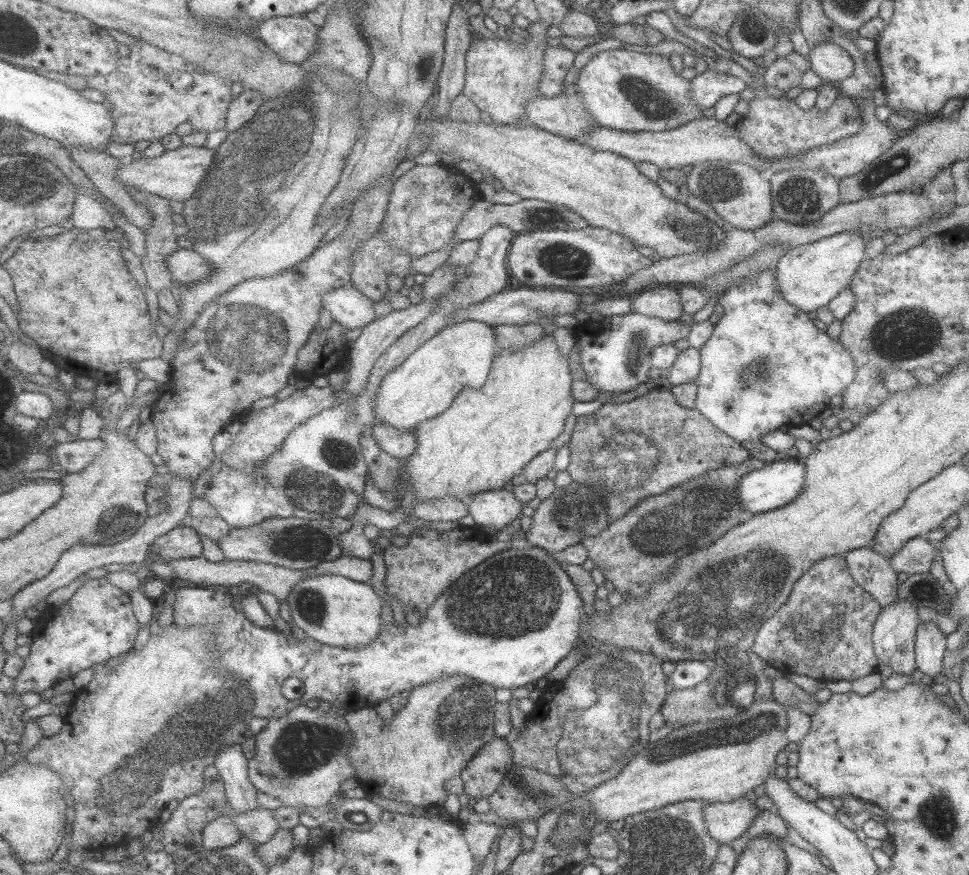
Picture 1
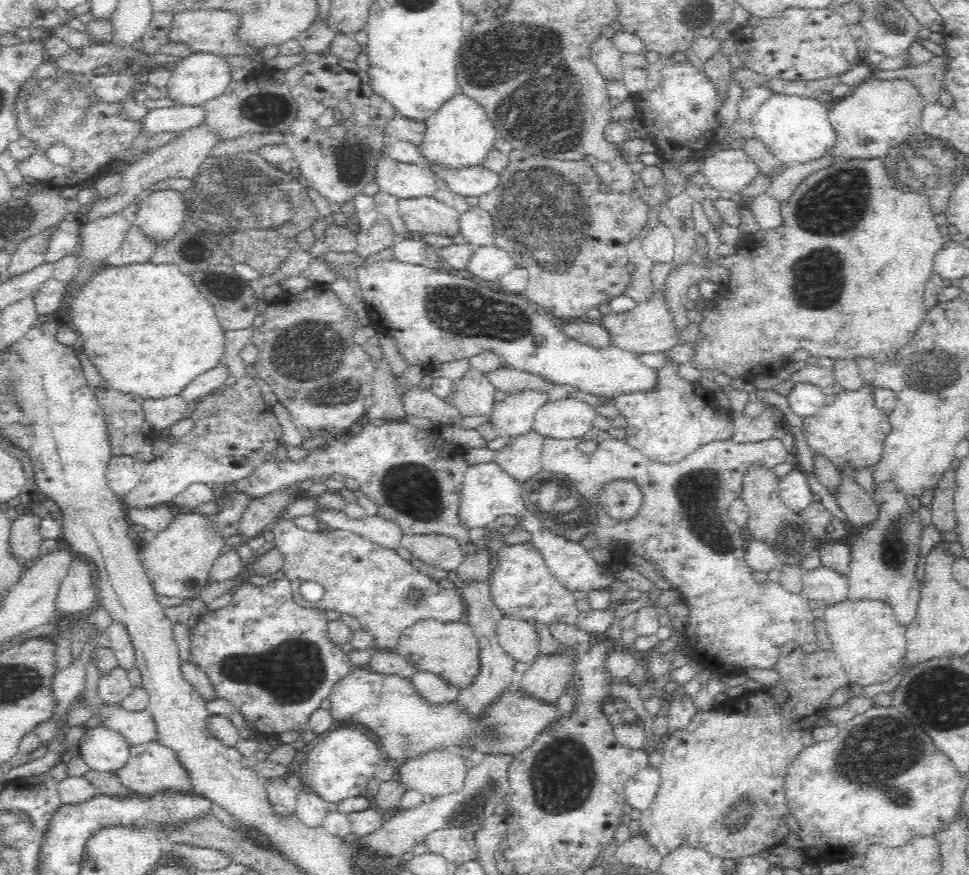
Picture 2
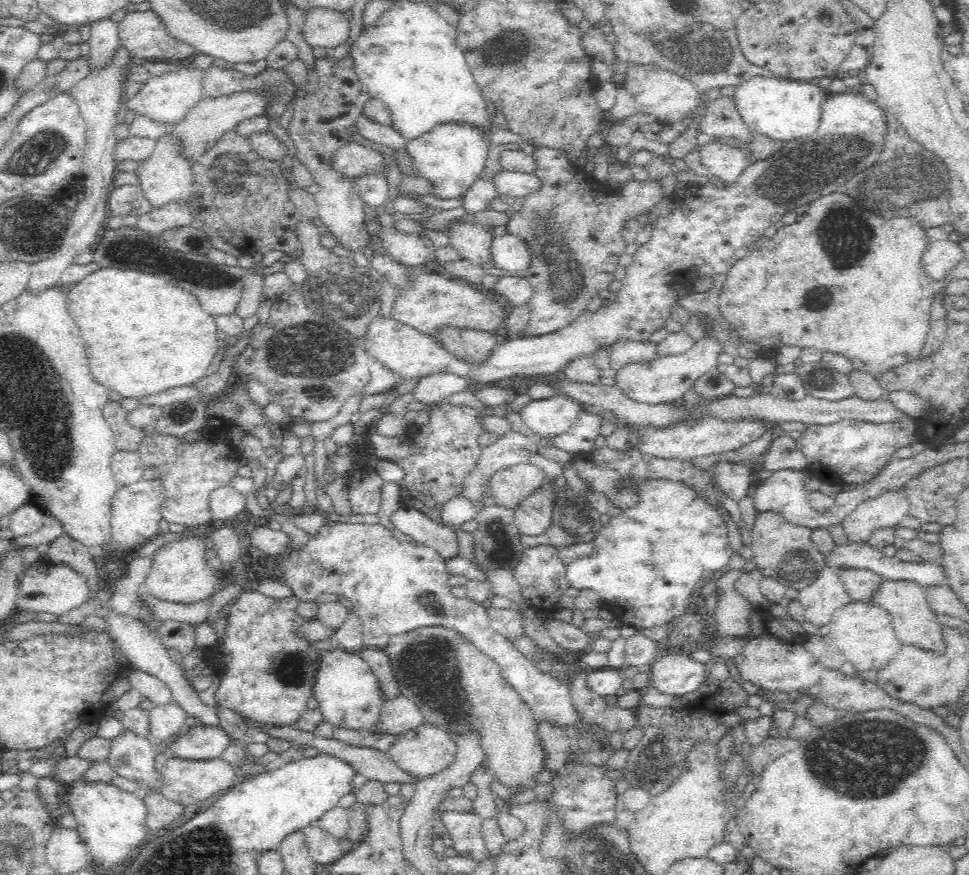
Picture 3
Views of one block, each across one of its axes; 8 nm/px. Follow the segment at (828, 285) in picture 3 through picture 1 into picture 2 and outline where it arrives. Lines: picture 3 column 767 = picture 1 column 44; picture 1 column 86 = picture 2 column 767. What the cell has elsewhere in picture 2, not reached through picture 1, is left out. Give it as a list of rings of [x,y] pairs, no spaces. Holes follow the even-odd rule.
[[[879,158],[870,162],[850,160],[812,174],[788,200],[780,202],[780,209],[780,226],[736,239],[736,253],[718,258],[716,270],[730,269],[726,294],[723,302],[716,298],[709,303],[711,307],[699,324],[695,353],[689,364],[701,371],[713,371],[721,380],[731,380],[750,378],[754,368],[770,360],[790,358],[796,350],[834,360],[894,360],[914,338],[926,316],[922,298],[932,276],[932,256],[947,243],[932,218],[926,196],[890,188]],[[868,184],[870,194],[862,194]]]

